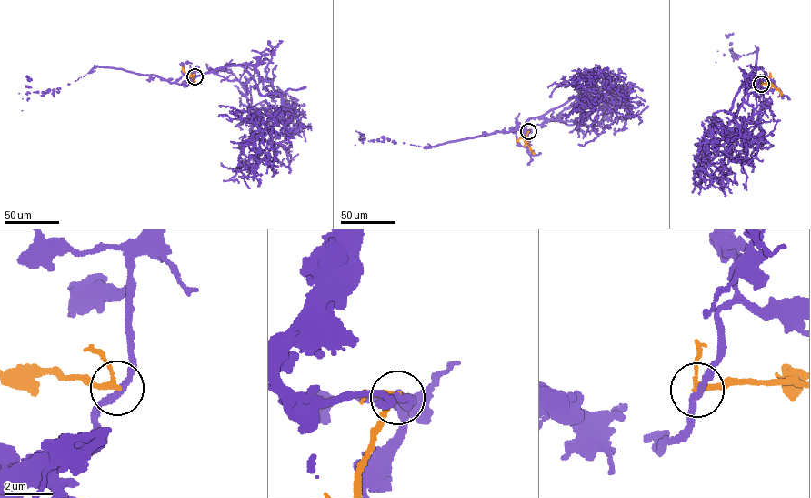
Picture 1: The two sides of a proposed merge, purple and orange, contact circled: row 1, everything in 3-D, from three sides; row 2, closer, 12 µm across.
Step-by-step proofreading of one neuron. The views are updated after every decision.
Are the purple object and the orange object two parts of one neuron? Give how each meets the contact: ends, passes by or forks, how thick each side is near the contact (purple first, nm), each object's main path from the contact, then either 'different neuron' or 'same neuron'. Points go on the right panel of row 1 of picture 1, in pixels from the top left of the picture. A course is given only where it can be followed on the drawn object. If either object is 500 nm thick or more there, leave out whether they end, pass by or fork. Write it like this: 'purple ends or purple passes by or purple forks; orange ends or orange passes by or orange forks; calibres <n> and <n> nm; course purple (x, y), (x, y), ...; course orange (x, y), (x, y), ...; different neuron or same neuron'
purple passes by; orange passes by; calibres 260 and 200 nm; course purple (761, 84), (748, 79), (739, 89), (727, 111), (734, 135), (702, 139), (704, 170), (695, 174), (694, 190); course orange (761, 84), (771, 83), (781, 96); different neuron

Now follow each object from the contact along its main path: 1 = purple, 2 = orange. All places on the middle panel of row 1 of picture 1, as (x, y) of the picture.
1: (528, 131), (529, 119), (591, 87), (614, 96), (595, 72), (574, 86), (597, 76)
2: (528, 131), (527, 144), (533, 154)

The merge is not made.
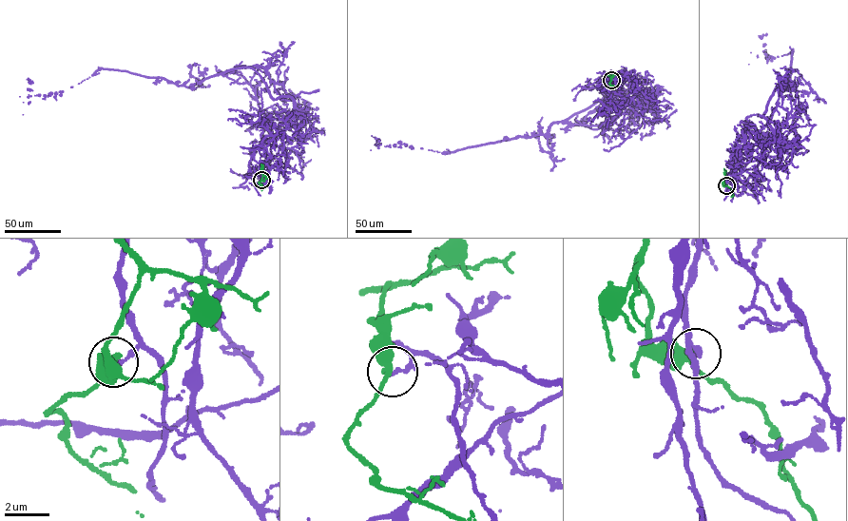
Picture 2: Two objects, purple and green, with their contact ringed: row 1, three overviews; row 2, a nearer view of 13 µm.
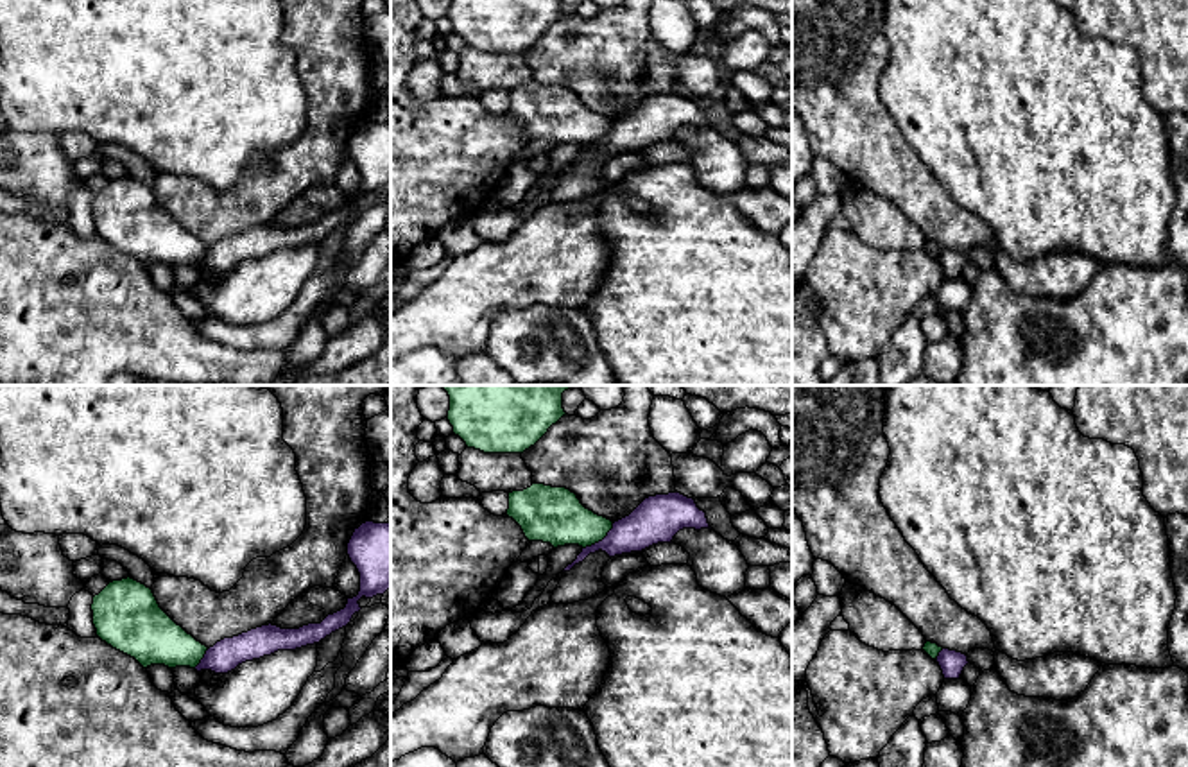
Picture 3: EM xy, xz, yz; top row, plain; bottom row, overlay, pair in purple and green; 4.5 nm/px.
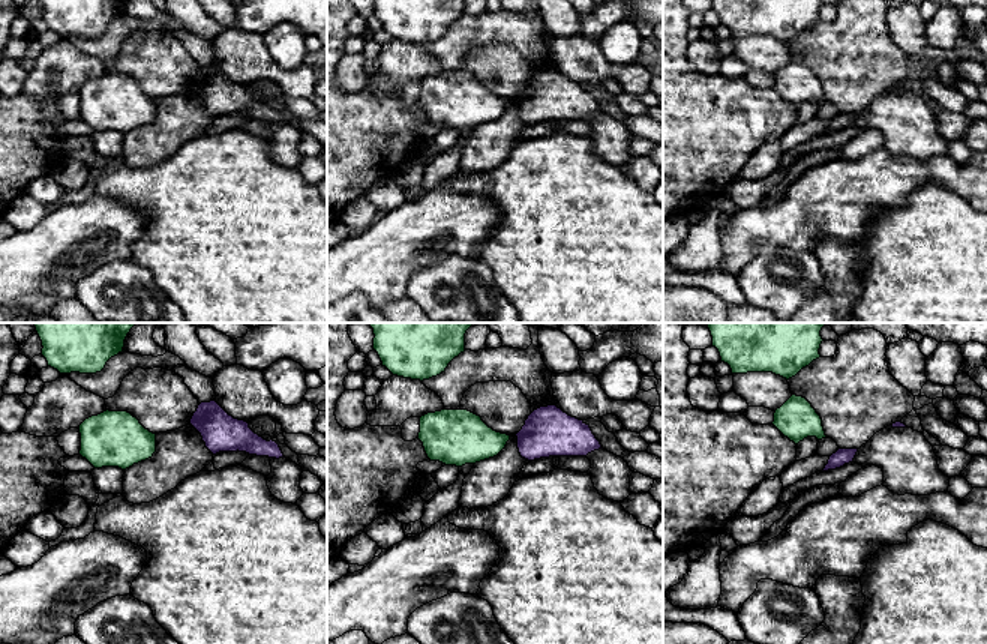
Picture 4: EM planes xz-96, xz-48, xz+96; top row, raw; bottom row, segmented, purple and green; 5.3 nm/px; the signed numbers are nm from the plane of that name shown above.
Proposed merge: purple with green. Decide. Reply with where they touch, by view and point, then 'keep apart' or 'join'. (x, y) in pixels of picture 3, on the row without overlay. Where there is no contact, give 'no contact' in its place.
xz (599, 140) | keep apart

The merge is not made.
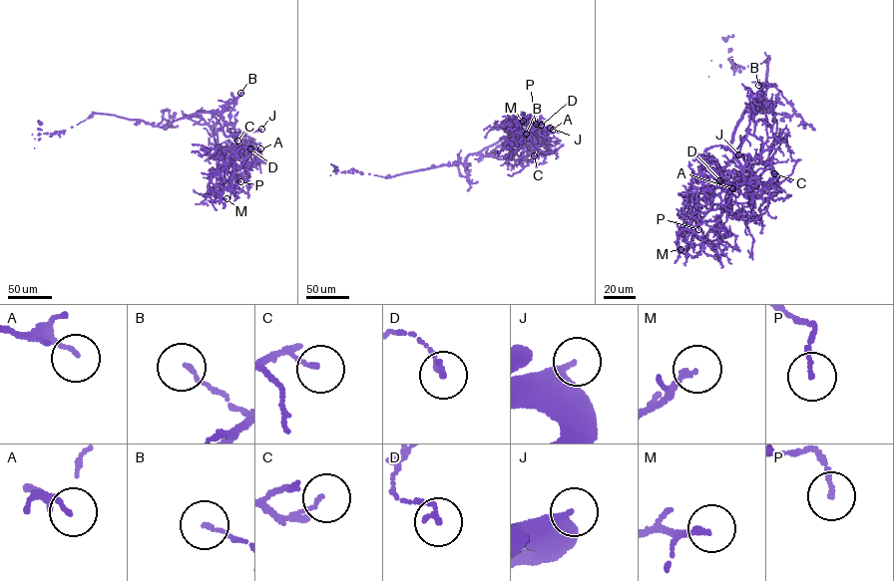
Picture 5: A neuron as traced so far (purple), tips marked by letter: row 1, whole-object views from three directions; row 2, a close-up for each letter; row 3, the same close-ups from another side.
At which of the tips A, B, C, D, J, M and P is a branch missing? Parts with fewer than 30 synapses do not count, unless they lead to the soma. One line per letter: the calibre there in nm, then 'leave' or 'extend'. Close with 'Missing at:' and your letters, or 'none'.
A: 120 nm thick; leave
B: 110 nm thick; leave
C: 110 nm thick; extend
D: 160 nm thick; leave
J: 340 nm thick; extend
M: 180 nm thick; leave
P: 130 nm thick; leave
Missing at: C, J

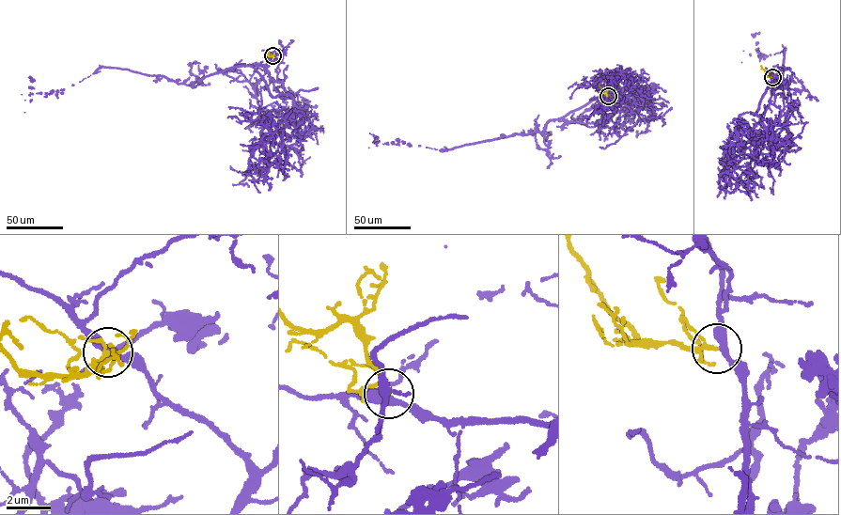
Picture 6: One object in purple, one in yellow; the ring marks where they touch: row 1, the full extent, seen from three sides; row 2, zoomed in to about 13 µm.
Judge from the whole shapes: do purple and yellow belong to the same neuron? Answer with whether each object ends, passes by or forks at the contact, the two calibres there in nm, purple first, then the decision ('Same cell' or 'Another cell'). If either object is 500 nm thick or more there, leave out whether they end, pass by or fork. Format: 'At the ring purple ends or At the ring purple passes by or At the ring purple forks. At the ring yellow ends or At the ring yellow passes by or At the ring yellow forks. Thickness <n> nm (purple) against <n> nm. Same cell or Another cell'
At the ring purple passes by. At the ring yellow forks. Thickness 320 nm (purple) against 130 nm. Same cell

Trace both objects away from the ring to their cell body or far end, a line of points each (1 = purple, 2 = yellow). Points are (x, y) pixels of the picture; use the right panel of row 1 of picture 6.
1: (772, 77), (773, 104), (785, 48), (764, 58), (743, 51), (741, 62)
2: (771, 77), (768, 76), (761, 65)

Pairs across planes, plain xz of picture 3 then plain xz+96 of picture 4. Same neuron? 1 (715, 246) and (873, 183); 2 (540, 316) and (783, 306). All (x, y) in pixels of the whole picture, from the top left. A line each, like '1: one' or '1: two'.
1: two
2: one

